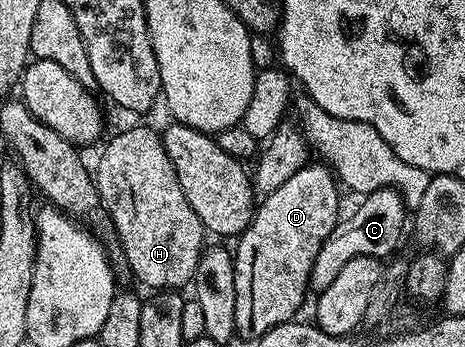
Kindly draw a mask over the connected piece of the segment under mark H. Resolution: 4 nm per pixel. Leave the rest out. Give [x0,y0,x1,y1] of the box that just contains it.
[94,127,206,289]

